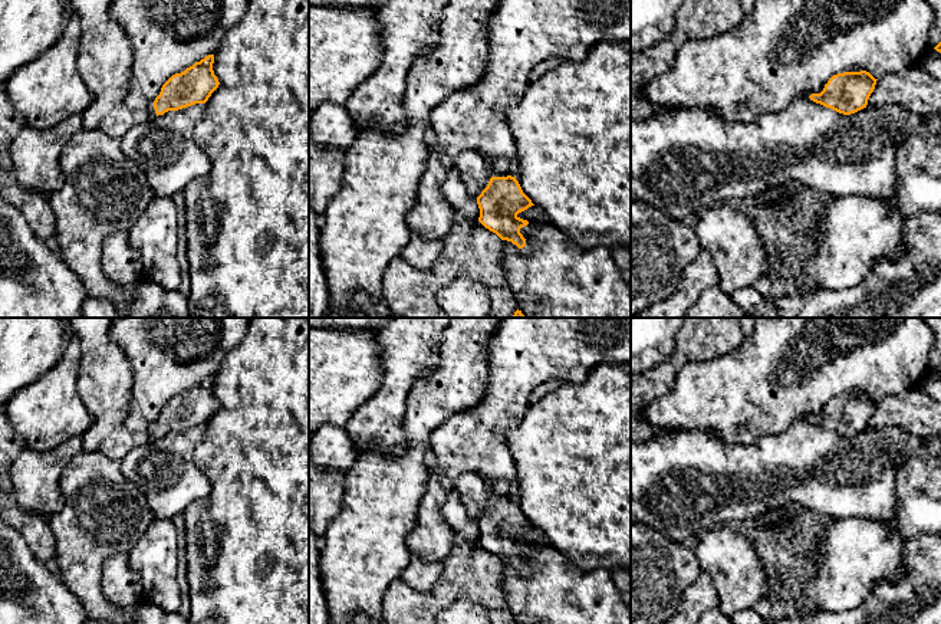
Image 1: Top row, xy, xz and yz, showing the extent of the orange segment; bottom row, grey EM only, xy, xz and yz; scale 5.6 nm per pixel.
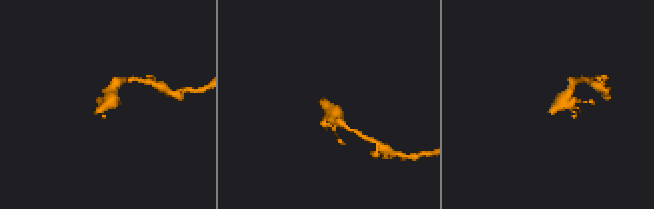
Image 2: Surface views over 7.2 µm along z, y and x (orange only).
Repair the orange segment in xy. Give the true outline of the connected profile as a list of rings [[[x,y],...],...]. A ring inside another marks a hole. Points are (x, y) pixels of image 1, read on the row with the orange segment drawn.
[[[208,55],[181,73],[172,75],[159,95],[148,105],[148,119],[195,104],[205,104],[220,82],[213,70],[214,55]]]

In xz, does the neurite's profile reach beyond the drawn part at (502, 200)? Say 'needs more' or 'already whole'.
needs more

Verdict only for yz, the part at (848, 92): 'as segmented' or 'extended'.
as segmented

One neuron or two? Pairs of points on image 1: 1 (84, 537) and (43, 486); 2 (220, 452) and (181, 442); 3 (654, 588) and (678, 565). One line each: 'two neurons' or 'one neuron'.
1: two neurons
2: two neurons
3: one neuron

